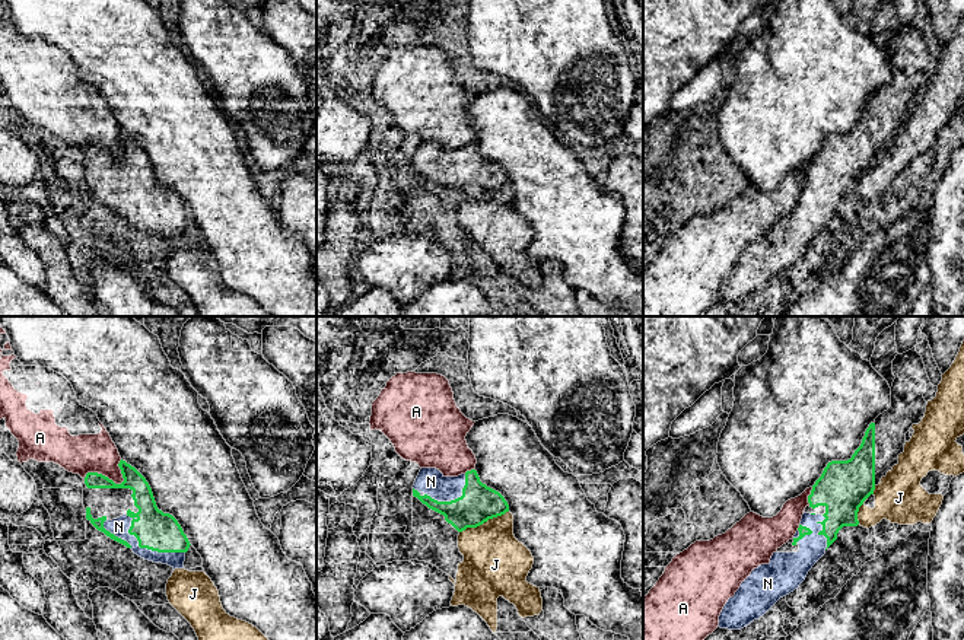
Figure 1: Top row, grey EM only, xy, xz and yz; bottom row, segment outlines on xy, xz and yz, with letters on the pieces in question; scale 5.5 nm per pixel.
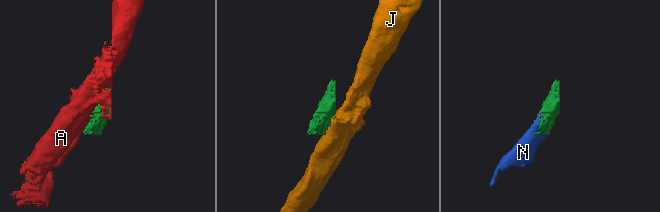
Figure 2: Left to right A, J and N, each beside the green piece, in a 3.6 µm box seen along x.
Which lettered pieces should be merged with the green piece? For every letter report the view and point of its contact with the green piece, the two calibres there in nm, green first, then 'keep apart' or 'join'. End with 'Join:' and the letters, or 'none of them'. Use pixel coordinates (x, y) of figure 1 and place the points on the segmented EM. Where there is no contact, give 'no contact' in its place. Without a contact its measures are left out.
A: meets green in xy at (113, 481); 110 nm thick on the green side, 220 nm on the other; keep apart
J: meets green in xz at (483, 522); 200 nm thick on the green side, 360 nm on the other; keep apart
N: meets green in xy at (145, 547); 220 nm thick on the green side, 100 nm on the other; join
Join: N

